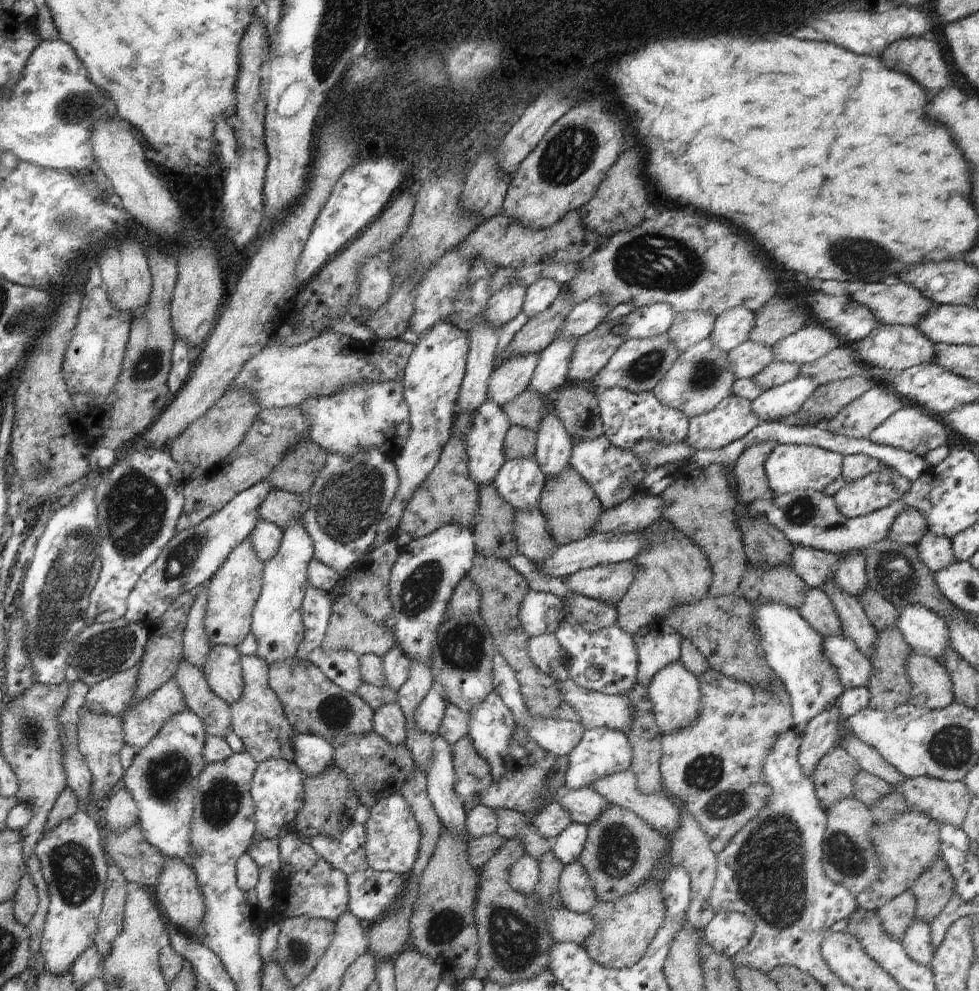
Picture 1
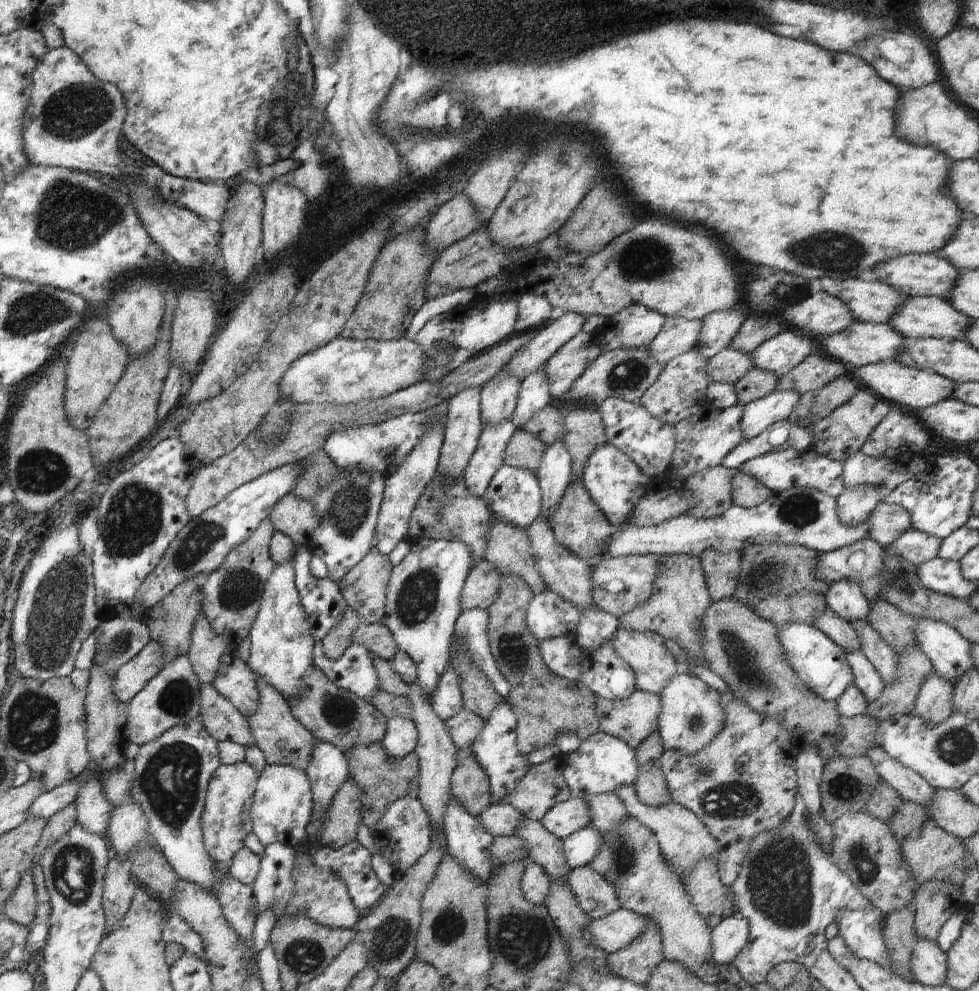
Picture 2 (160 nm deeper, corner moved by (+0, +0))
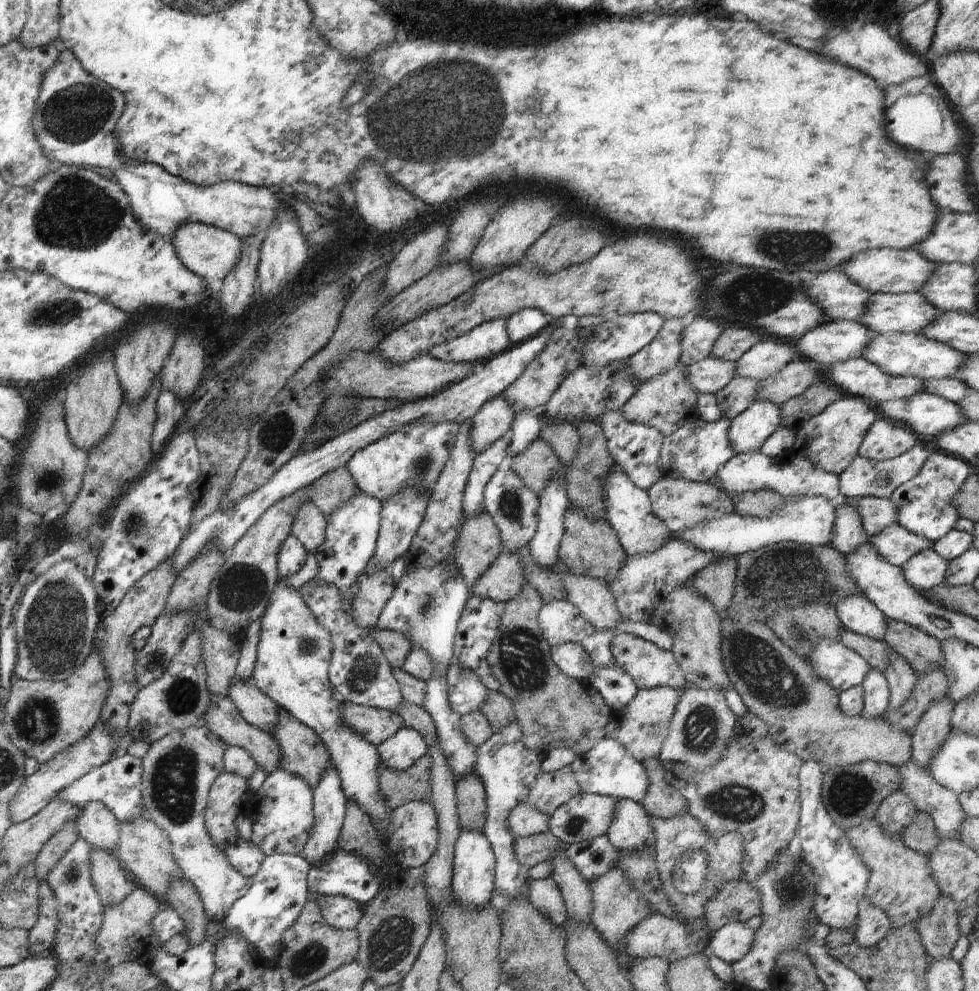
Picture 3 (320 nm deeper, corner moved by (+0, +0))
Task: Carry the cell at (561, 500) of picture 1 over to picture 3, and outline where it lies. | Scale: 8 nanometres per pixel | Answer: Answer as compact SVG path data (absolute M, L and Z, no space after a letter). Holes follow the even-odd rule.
M577 507L568 508L563 519L564 535L560 540L559 558L562 564L574 574L586 574L593 578L612 582L618 576L622 564L626 564L628 556L620 546L612 526L605 520L590 520Z

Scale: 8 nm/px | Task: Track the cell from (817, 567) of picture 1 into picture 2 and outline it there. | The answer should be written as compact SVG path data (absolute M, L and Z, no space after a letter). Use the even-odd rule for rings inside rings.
M860 540L855 544L850 544L844 548L831 551L830 553L819 553L818 564L816 564L816 576L826 584L833 584L838 580L850 578L862 586L862 592L866 594L868 601L882 598L881 593L883 584L881 573L883 572L884 559L882 558L884 548L879 546L875 541Z

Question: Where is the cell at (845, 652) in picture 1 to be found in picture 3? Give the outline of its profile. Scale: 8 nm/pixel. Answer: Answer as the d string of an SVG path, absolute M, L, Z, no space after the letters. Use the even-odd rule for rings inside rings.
M870 668L861 686L863 689L861 716L866 716L866 718L882 717L887 710L890 696L889 684L884 673L876 668Z

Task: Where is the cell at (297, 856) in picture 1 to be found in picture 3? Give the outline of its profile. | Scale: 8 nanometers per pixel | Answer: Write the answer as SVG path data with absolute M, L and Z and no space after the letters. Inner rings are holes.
M317 894L313 897L324 921L334 929L355 929L362 918L362 906L348 896Z

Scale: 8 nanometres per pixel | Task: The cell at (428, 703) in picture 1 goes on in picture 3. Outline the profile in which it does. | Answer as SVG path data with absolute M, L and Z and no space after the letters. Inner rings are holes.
M455 660L450 664L447 673L448 704L458 716L480 711L486 702L488 688L480 682L471 669L466 669Z

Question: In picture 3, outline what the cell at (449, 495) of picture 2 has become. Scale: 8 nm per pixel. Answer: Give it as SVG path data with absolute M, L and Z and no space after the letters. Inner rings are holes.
M486 512L478 516L464 514L454 546L455 565L470 590L494 558L503 553L498 528Z

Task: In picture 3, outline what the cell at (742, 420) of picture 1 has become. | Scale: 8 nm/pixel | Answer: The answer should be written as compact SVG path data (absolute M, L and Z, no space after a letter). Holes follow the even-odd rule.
M697 414L688 419L678 430L674 430L673 434L664 437L660 452L662 475L696 483L709 483L718 470L736 455L730 446L730 440L728 440L730 426L732 426L732 422L727 417L707 422Z

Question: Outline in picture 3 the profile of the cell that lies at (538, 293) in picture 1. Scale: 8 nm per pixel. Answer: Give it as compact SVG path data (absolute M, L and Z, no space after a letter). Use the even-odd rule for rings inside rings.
M524 308L518 310L508 318L506 331L511 345L520 343L534 337L536 333L543 331L546 326L553 324L554 319L546 315L538 308Z

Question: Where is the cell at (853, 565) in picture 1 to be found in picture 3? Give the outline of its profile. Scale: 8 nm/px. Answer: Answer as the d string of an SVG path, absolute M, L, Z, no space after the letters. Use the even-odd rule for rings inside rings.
M861 593L842 598L834 610L846 630L876 641L885 638L888 624L886 615Z

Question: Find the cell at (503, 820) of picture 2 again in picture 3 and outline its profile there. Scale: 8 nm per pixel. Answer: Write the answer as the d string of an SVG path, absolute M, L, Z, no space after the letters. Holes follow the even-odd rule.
M521 802L514 806L506 818L506 826L514 838L530 837L534 834L549 833L550 817L536 810L534 806Z

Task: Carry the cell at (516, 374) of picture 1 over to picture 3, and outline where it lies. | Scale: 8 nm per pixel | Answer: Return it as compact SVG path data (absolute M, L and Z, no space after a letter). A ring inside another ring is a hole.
M494 396L482 404L482 408L470 420L470 444L474 455L492 446L492 442L498 438L504 437L512 426L514 416L514 410L504 396Z

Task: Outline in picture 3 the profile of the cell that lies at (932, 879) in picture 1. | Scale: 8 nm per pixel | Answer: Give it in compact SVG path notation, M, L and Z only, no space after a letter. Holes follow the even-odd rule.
M940 894L938 902L930 910L930 914L918 920L917 932L928 957L950 956L950 952L956 946L958 936L960 936L959 918L959 905L952 898Z

